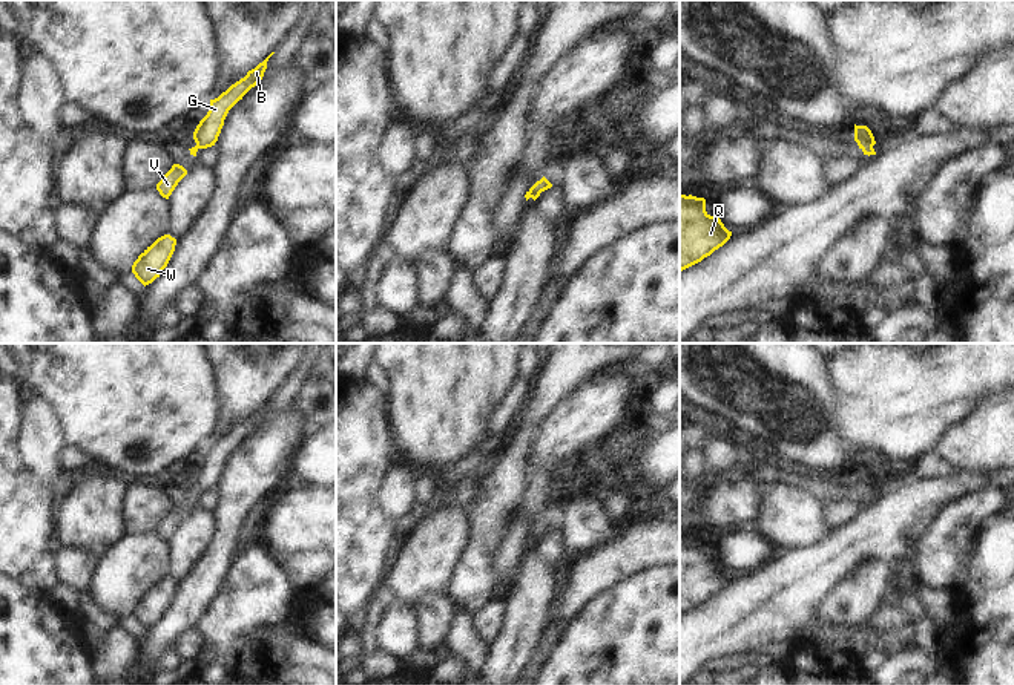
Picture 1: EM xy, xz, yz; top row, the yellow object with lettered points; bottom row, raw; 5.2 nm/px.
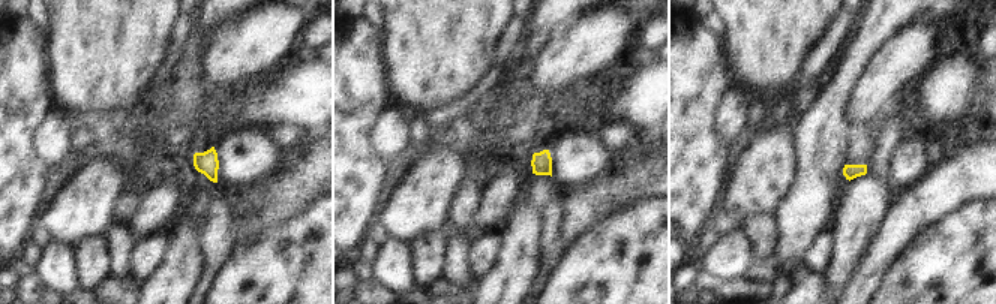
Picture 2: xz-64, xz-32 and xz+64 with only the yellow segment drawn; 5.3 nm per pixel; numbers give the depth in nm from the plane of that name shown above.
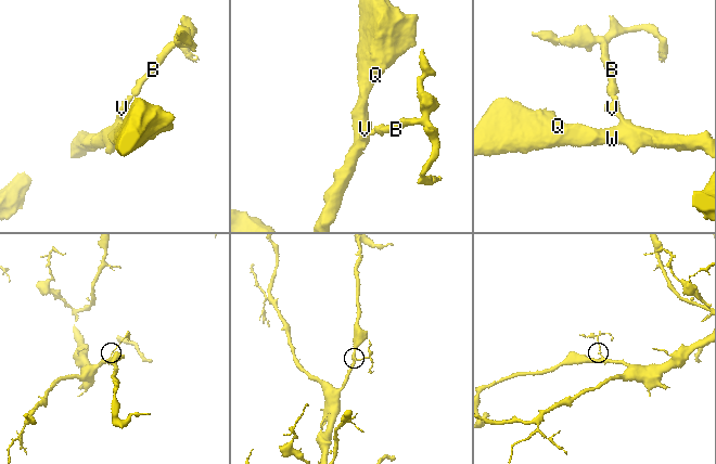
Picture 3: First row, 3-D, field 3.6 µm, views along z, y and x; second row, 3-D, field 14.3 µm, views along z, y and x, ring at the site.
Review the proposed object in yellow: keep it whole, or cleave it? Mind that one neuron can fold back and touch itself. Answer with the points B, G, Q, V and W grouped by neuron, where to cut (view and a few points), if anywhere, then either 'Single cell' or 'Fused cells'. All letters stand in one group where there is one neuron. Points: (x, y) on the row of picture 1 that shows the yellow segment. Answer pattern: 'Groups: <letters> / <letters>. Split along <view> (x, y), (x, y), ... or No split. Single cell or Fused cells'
Groups: B G Q V W. No split. Single cell

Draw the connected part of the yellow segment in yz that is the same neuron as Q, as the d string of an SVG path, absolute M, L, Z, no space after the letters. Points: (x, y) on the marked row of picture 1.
M680 195L680 271L701 262L732 236L718 216L706 211L706 199Z

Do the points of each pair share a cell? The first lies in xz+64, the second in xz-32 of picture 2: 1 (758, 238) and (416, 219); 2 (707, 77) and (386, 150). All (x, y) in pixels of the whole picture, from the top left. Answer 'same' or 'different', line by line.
1: different
2: different

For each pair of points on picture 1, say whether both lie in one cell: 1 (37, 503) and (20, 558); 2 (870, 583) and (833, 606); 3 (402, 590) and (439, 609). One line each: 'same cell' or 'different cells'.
1: same cell
2: same cell
3: different cells

